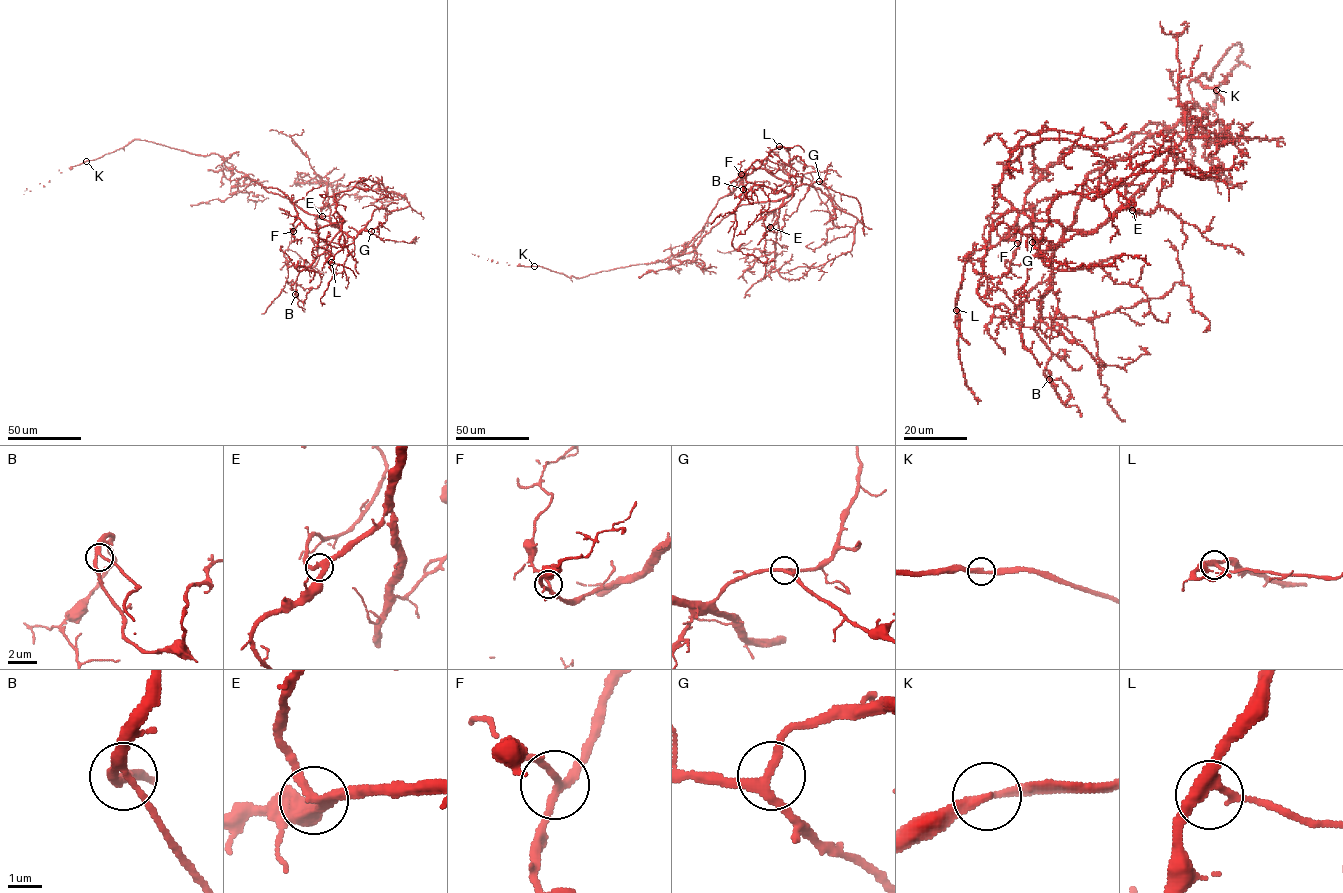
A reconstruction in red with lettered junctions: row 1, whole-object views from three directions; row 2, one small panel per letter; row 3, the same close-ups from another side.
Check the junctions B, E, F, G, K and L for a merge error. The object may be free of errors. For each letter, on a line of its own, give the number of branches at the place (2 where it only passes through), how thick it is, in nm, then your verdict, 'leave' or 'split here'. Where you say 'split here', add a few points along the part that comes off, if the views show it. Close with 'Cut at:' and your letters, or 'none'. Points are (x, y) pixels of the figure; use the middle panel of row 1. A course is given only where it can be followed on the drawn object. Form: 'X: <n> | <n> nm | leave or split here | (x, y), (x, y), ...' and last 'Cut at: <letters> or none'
B: 3 | 240 nm | leave
E: 3 | 280 nm | leave
F: 3 | 200 nm | leave
G: 3 | 240 nm | leave
K: 2 | 240 nm | leave
L: 3 | 320 nm | leave
Cut at: none

